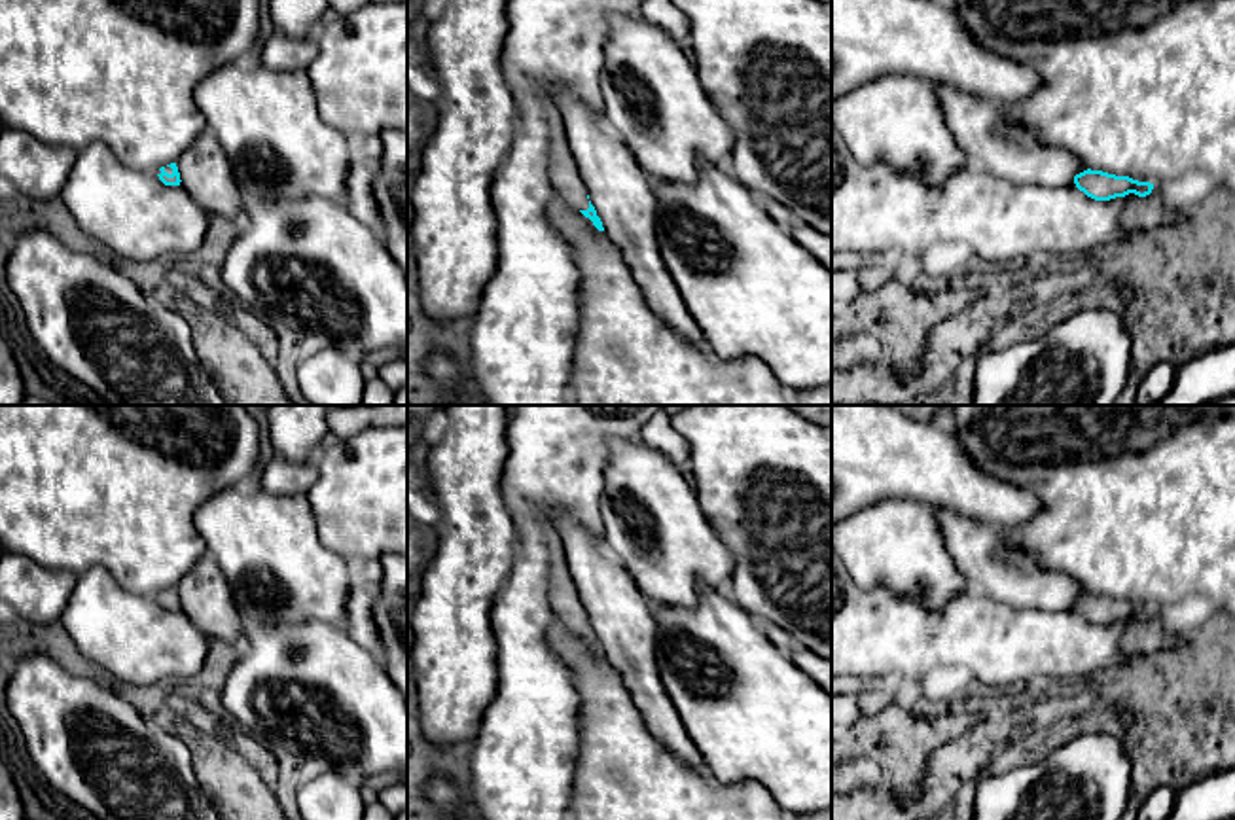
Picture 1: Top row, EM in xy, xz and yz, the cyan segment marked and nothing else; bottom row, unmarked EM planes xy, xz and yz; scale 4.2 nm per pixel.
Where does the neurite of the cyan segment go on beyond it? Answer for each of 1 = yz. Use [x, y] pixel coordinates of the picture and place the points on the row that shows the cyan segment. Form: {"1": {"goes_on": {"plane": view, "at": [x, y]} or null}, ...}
{"1": {"goes_on": null}}

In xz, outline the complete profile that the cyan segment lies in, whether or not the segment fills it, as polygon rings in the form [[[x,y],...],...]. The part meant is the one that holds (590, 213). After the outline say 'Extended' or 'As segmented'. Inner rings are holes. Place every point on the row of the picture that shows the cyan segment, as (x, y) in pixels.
[[[546,104],[547,121],[551,127],[549,178],[561,197],[593,222],[599,231],[604,231],[595,206],[587,199],[587,187],[578,172],[576,161],[564,138],[564,123],[561,114],[551,104]]]. Extended

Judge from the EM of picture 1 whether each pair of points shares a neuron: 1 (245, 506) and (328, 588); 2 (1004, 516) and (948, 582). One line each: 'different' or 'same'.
1: same
2: different

